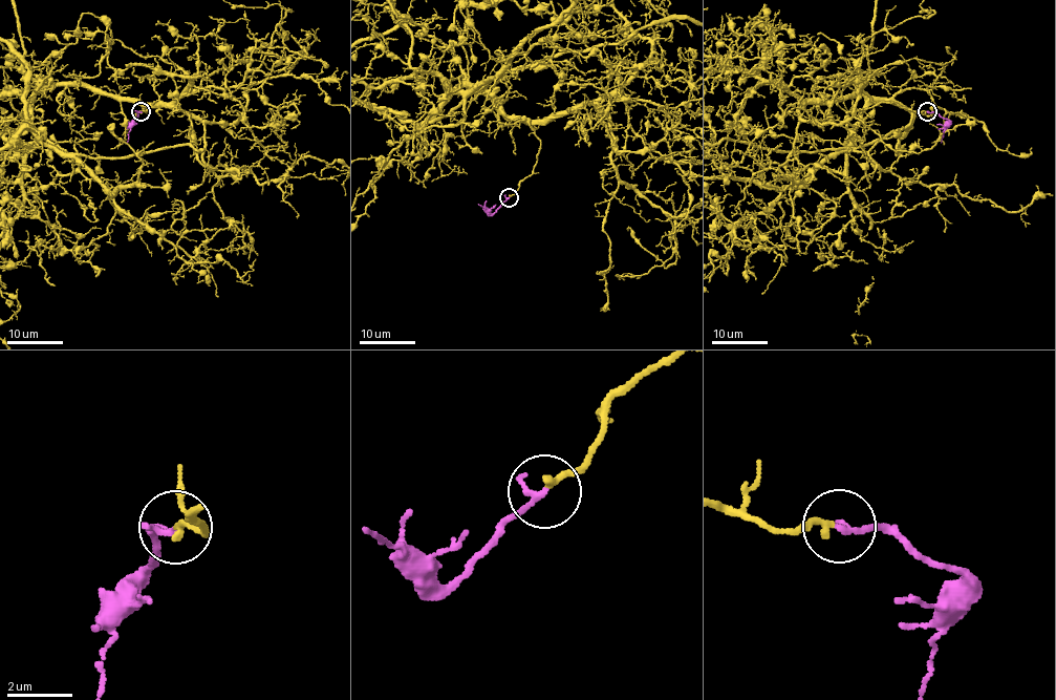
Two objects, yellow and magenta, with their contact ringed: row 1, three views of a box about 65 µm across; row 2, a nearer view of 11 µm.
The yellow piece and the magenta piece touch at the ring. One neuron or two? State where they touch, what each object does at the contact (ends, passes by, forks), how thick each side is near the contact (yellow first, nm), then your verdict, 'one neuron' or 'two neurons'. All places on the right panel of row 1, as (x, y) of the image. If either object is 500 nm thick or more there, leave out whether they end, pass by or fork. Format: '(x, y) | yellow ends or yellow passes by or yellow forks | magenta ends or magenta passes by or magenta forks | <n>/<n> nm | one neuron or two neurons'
(927, 111) | yellow ends | magenta ends | 200/220 nm | one neuron

